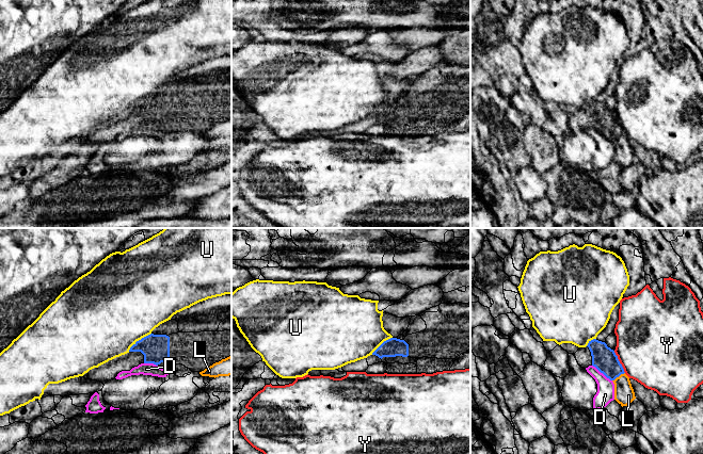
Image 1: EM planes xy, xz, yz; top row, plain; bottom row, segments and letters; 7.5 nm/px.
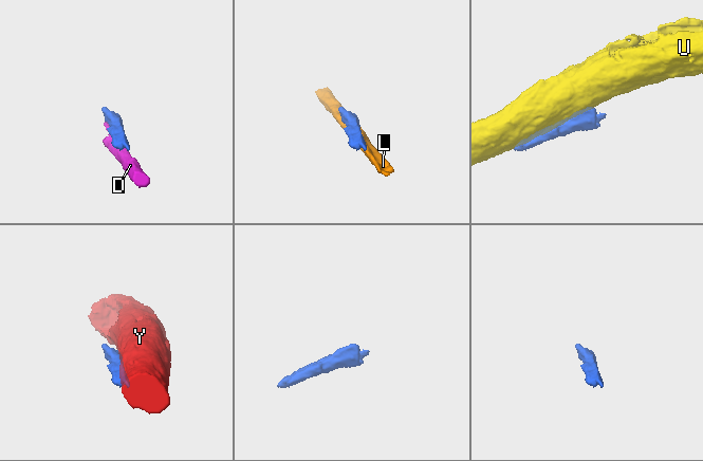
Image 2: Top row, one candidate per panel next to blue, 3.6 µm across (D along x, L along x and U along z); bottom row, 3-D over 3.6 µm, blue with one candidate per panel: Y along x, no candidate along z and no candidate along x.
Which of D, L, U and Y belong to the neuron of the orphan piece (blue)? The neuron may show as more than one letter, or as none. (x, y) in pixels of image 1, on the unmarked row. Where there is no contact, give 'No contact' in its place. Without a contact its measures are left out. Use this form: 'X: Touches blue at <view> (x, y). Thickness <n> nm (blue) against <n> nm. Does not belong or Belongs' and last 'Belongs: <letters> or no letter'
D: Touches blue at yz (602, 133). Thickness 180 nm (blue) against 140 nm. Does not belong
L: Touches blue at yz (618, 138). Thickness 180 nm (blue) against 150 nm. Does not belong
U: Touches blue at xy (139, 101). Thickness 200 nm (blue) against 500 nm. Does not belong
Y: Touches blue at yz (619, 123). Thickness 180 nm (blue) against 480 nm. Does not belong
Belongs: no letter

